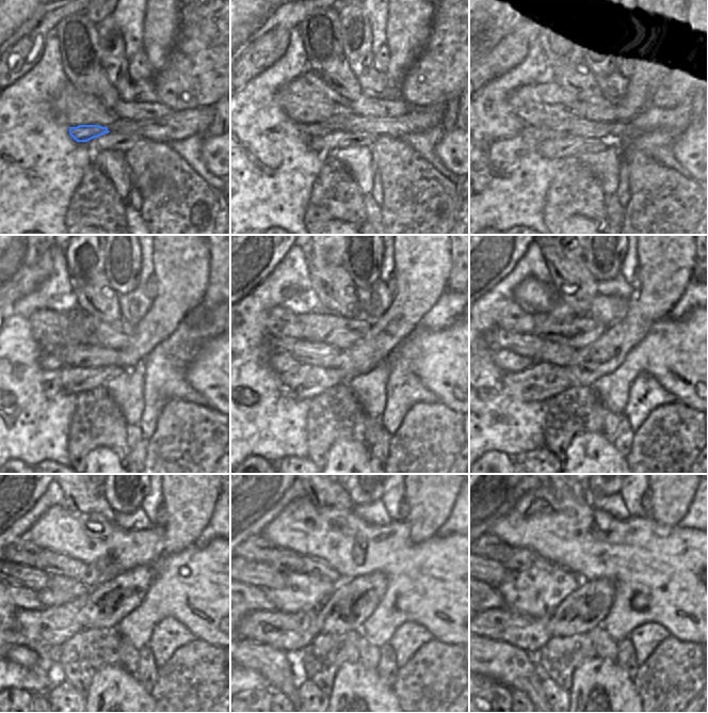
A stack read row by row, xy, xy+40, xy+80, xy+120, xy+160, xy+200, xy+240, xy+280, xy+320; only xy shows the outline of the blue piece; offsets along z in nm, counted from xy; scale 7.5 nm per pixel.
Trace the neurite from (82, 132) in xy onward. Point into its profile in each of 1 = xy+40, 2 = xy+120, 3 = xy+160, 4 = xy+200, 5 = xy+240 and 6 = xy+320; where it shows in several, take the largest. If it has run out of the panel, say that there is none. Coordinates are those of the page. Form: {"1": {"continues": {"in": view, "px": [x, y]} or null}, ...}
{"1": {"continues": {"in": "xy+40", "px": [307, 131]}}, "2": {"continues": {"in": "xy+120", "px": [50, 364]}}, "3": {"continues": {"in": "xy+160", "px": [280, 363]}}, "4": {"continues": {"in": "xy+200", "px": [509, 362]}}, "5": {"continues": {"in": "xy+240", "px": [20, 598]}}, "6": {"continues": {"in": "xy+320", "px": [491, 599]}}}

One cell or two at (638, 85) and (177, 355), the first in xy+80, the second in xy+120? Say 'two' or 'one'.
two

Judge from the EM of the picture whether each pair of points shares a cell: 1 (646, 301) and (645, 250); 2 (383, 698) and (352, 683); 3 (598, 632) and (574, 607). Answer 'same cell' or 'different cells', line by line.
1: same cell
2: same cell
3: different cells

